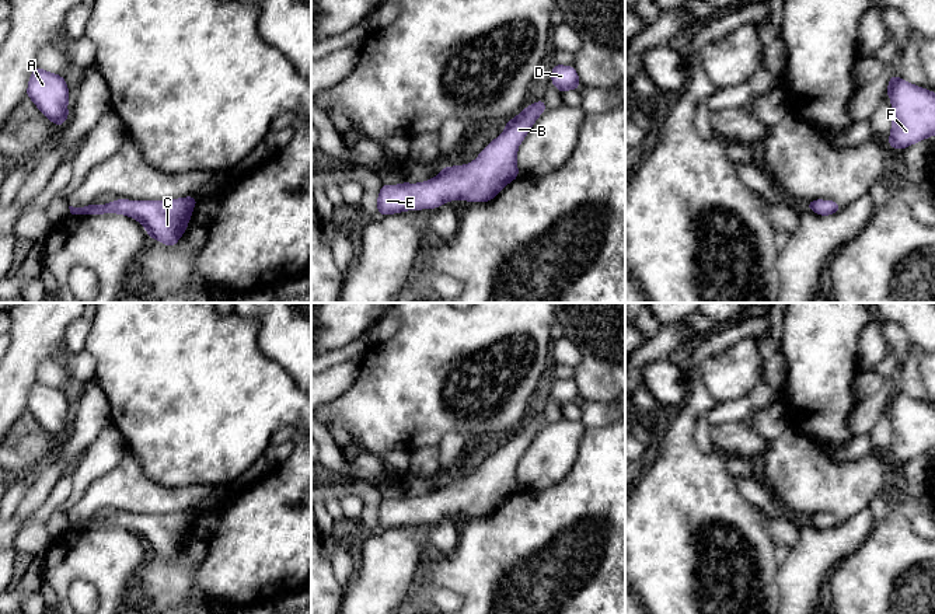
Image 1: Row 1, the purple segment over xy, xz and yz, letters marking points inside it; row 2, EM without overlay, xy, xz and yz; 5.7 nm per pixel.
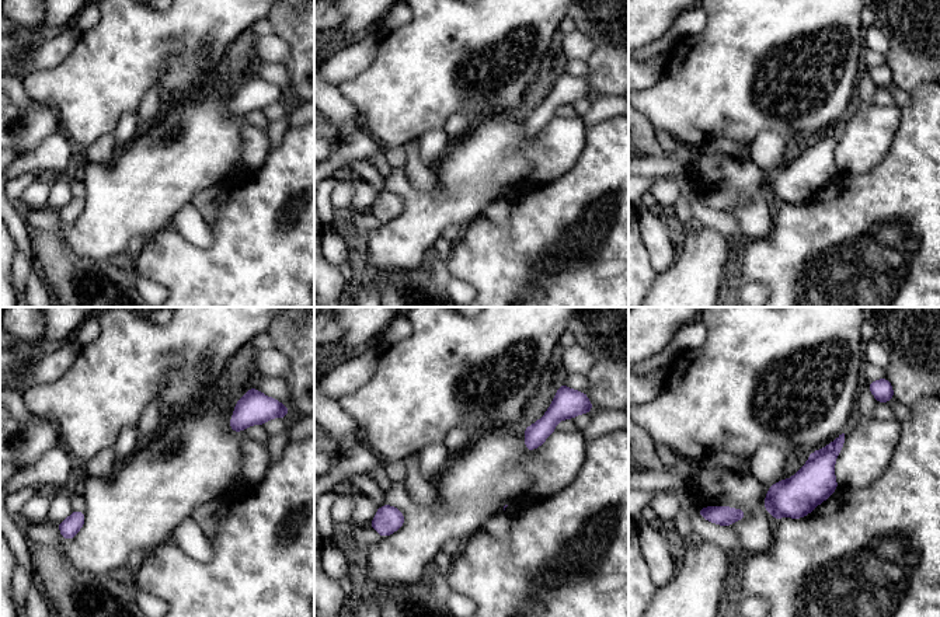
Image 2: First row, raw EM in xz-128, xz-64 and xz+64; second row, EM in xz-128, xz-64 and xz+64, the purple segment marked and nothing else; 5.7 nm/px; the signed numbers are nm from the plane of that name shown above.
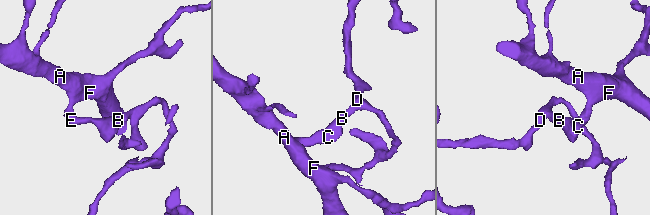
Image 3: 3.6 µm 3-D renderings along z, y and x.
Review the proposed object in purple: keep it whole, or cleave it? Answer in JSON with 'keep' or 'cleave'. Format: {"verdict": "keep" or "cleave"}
{"verdict": "keep"}

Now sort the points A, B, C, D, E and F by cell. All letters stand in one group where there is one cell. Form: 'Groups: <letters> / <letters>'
Groups: A B C D E F

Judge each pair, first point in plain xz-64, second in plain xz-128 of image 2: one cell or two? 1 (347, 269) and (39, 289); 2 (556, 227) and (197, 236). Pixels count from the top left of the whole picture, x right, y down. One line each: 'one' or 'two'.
1: one
2: two

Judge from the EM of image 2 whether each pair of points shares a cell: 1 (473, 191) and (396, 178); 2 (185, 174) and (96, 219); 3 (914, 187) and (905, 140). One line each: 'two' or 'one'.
1: one
2: one
3: one

